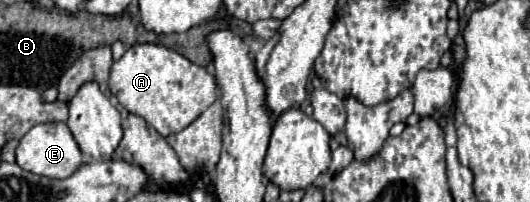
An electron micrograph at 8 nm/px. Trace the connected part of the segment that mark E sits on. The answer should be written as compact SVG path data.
M48 123L48 125L36 125L32 127L22 139L16 149L16 163L30 173L60 179L68 177L68 173L74 173L82 165L82 153L68 129L66 123Z

